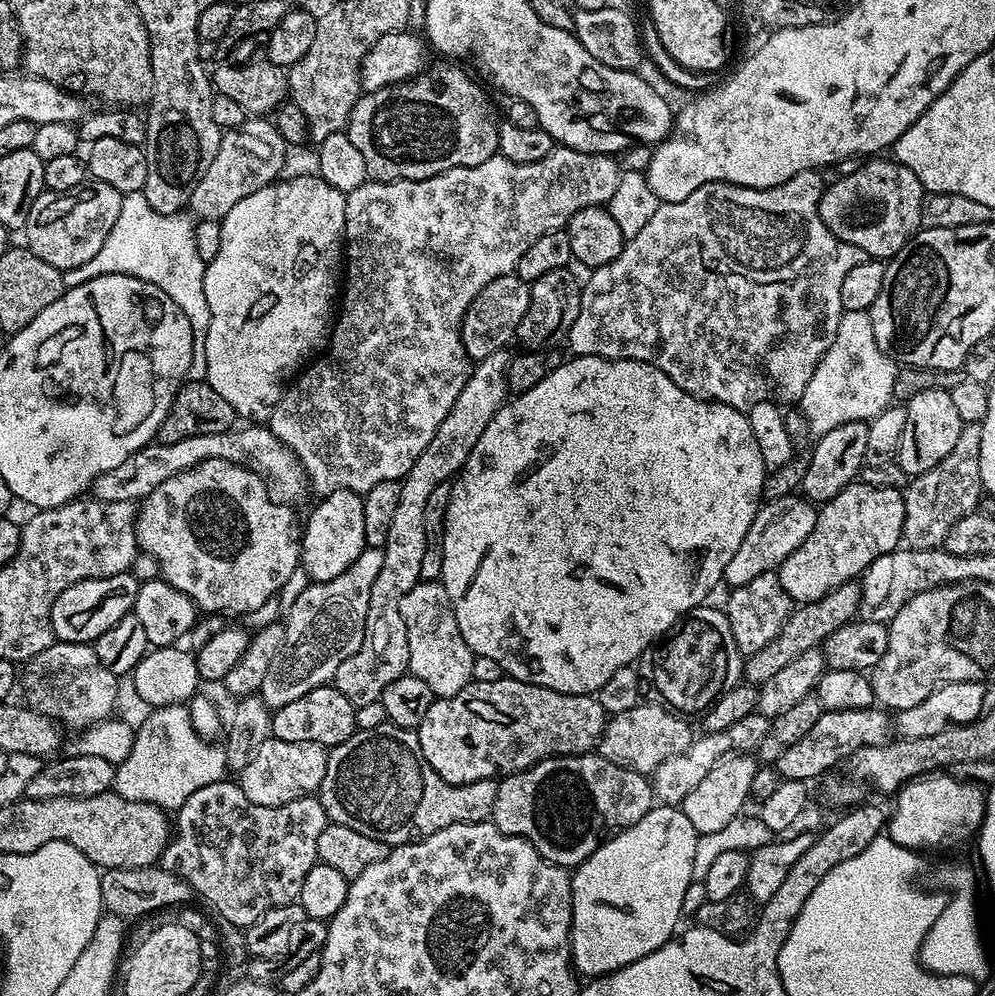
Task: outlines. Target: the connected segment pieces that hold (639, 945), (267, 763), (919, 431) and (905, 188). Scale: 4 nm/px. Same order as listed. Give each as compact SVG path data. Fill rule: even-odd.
M653 806L634 826L617 831L609 835L604 843L590 854L580 864L577 864L571 873L572 878L572 962L575 971L584 978L599 978L617 972L619 968L624 968L632 964L638 958L658 950L666 941L673 939L677 931L676 923L682 920L682 897L686 894L686 886L690 886L692 879L692 863L694 862L694 846L698 839L698 834L694 830L690 818L686 818L683 807L680 806Z
M270 738L262 742L258 754L238 773L238 783L242 794L258 806L282 806L303 796L313 795L319 789L326 774L328 752L322 744L310 742L282 742Z
M947 388L922 390L922 394L914 394L914 398L906 402L906 407L906 430L902 434L898 463L909 478L915 478L938 466L938 462L942 462L942 458L954 450L958 434L962 434L965 424L954 411L954 401Z
M868 158L863 161L861 168L845 174L841 180L827 185L820 199L820 217L822 222L839 238L850 246L858 246L866 250L866 254L873 260L889 261L902 246L906 246L908 239L916 235L922 224L922 217L926 212L926 193L920 184L920 178L914 174L912 168L907 168L903 162L889 158Z

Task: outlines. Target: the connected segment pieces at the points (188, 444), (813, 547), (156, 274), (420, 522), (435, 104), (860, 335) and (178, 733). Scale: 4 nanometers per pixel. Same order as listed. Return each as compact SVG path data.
M240 426L222 434L198 434L194 438L182 438L182 442L147 444L142 450L130 454L122 466L103 472L93 482L90 492L102 502L140 502L158 490L166 478L174 478L174 474L182 474L184 470L190 470L207 460L234 462L258 473L268 486L270 498L279 504L297 506L310 496L310 485L304 467L268 426Z
M863 482L849 484L822 505L816 513L810 538L780 563L782 590L790 594L793 602L802 605L856 580L875 560L882 558L882 554L890 554L901 547L903 521L904 494L901 489L875 488Z
M130 192L124 196L118 222L114 222L114 230L106 234L102 250L98 250L98 254L94 254L90 262L67 269L64 272L64 286L65 289L70 289L82 282L90 282L94 278L115 272L142 278L158 286L158 290L166 290L166 294L174 298L174 306L178 306L178 310L186 314L192 327L192 347L200 352L205 346L210 324L210 306L206 306L204 289L205 267L206 261L198 255L198 246L194 246L193 221L184 214L158 214L158 210L154 210L150 202L146 202L143 192Z
M501 350L490 354L473 367L466 386L462 386L462 394L458 394L458 398L454 398L454 406L450 406L450 414L442 418L442 426L438 426L434 438L430 438L430 446L418 454L418 462L410 466L400 481L394 523L390 525L390 534L386 534L383 546L382 570L378 570L378 578L374 578L374 586L370 590L362 646L358 646L358 650L354 650L354 654L350 654L350 658L346 658L336 671L334 687L346 694L354 706L366 706L366 702L380 699L382 690L386 690L394 678L408 672L406 622L402 622L400 599L421 581L422 554L427 546L426 502L439 485L451 481L463 468L466 458L470 458L470 450L474 450L474 442L482 438L482 430L486 430L500 405L505 403L510 359L509 353L506 353Z
M440 62L437 68L429 67L426 74L412 77L411 80L403 80L400 84L391 84L377 92L369 92L361 95L360 101L354 106L352 116L348 120L346 129L350 142L354 142L354 147L362 154L362 158L366 158L366 170L369 177L374 180L382 180L385 184L394 182L395 180L425 180L431 176L442 174L451 168L473 168L482 162L489 160L491 156L497 155L500 147L500 129L501 125L496 124L496 120L492 117L492 108L488 105L488 96L463 72L463 67L457 66L452 62Z
M845 312L838 322L830 350L818 362L806 390L801 394L798 408L805 416L809 433L822 437L846 422L875 418L893 403L894 378L897 361L880 349L876 328L868 312Z
M184 704L162 705L153 707L148 717L135 729L133 748L129 756L116 765L116 783L114 791L122 798L130 798L134 802L150 802L154 806L165 810L178 810L190 798L193 788L210 786L214 782L225 779L229 771L228 764L224 761L223 751L213 746L196 732L191 724L191 714Z

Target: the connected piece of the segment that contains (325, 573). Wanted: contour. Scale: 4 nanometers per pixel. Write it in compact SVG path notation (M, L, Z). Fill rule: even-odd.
M338 490L323 497L320 505L308 516L308 525L303 525L300 541L300 564L312 582L326 582L338 578L362 554L366 547L362 530L362 506L364 498L361 493L350 490Z

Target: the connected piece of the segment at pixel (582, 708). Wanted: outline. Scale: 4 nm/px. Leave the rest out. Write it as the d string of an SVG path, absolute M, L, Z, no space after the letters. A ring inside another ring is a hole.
M502 678L498 682L473 682L453 696L433 699L422 726L415 729L426 762L443 780L469 784L496 780L526 770L551 756L582 756L591 753L604 733L606 713L595 695L562 694L521 680Z

